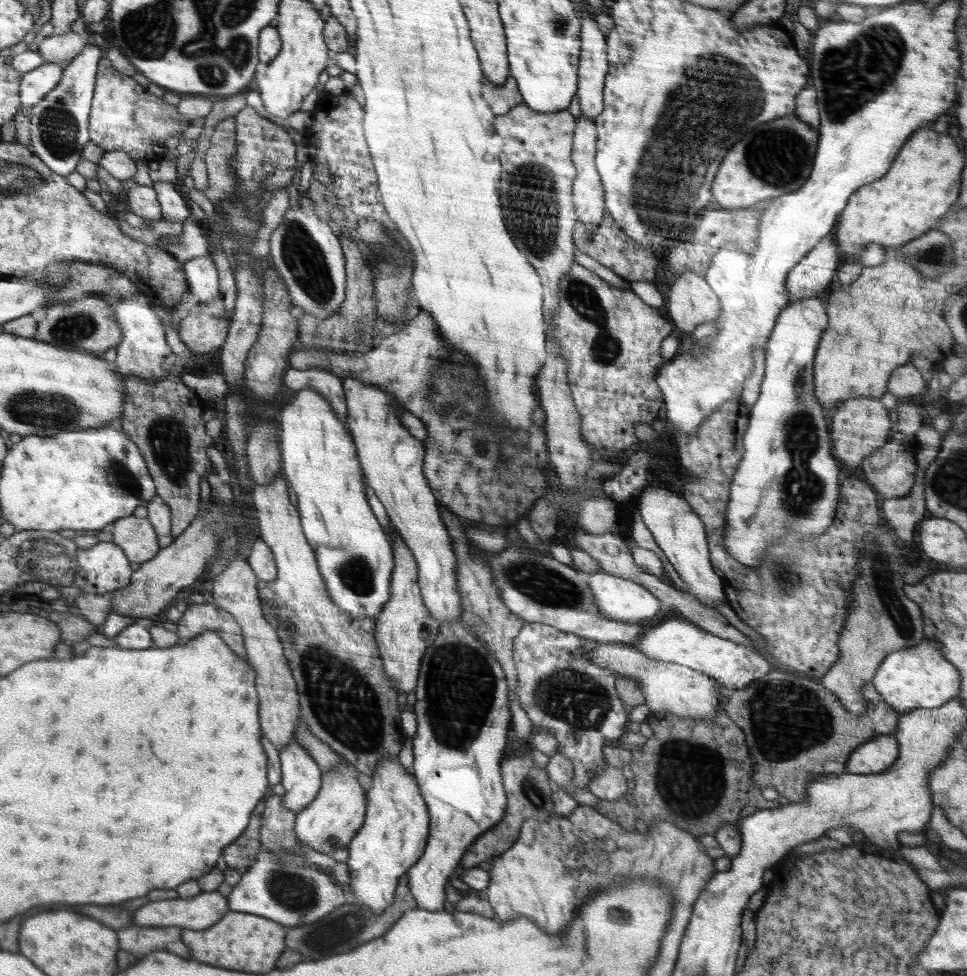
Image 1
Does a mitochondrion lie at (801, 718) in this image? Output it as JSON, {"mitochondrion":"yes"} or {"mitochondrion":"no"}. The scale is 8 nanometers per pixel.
{"mitochondrion":"yes"}

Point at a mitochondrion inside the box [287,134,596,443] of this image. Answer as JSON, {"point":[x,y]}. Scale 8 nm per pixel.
{"point":[531,193]}

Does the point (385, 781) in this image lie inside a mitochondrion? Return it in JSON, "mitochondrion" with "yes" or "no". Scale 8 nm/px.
{"mitochondrion":"no"}

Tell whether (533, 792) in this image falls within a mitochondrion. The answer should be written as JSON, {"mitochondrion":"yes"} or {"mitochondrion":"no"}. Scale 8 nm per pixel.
{"mitochondrion":"yes"}

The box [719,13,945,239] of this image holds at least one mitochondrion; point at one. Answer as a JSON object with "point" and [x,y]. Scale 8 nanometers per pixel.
{"point":[853,74]}

